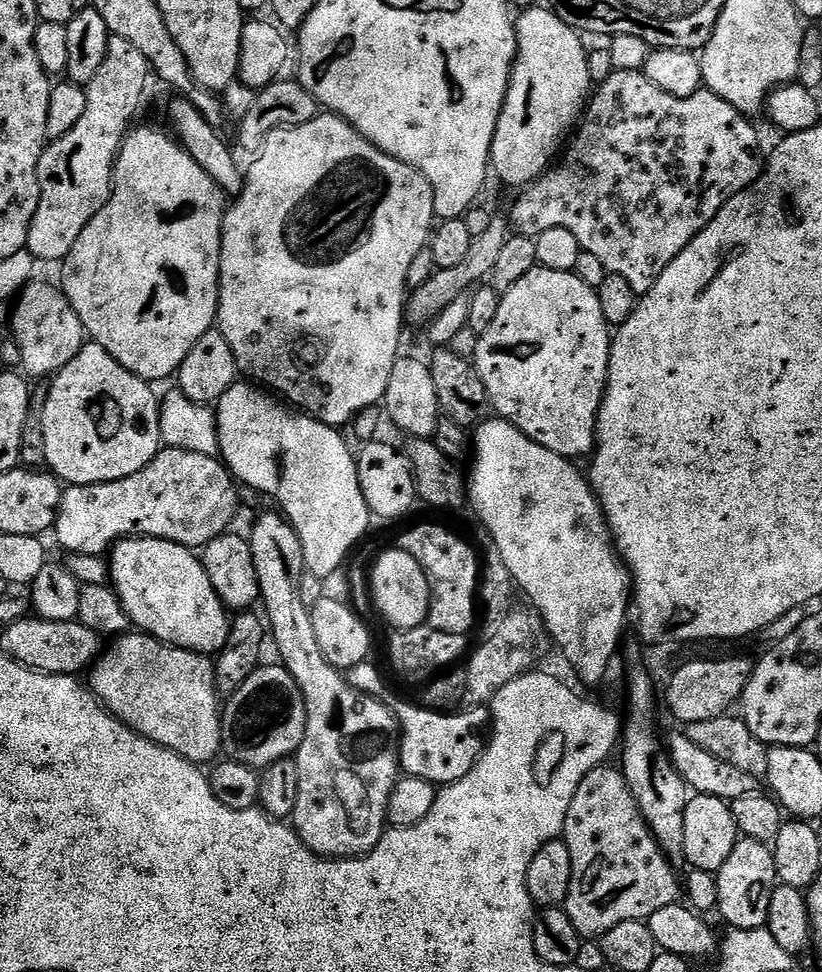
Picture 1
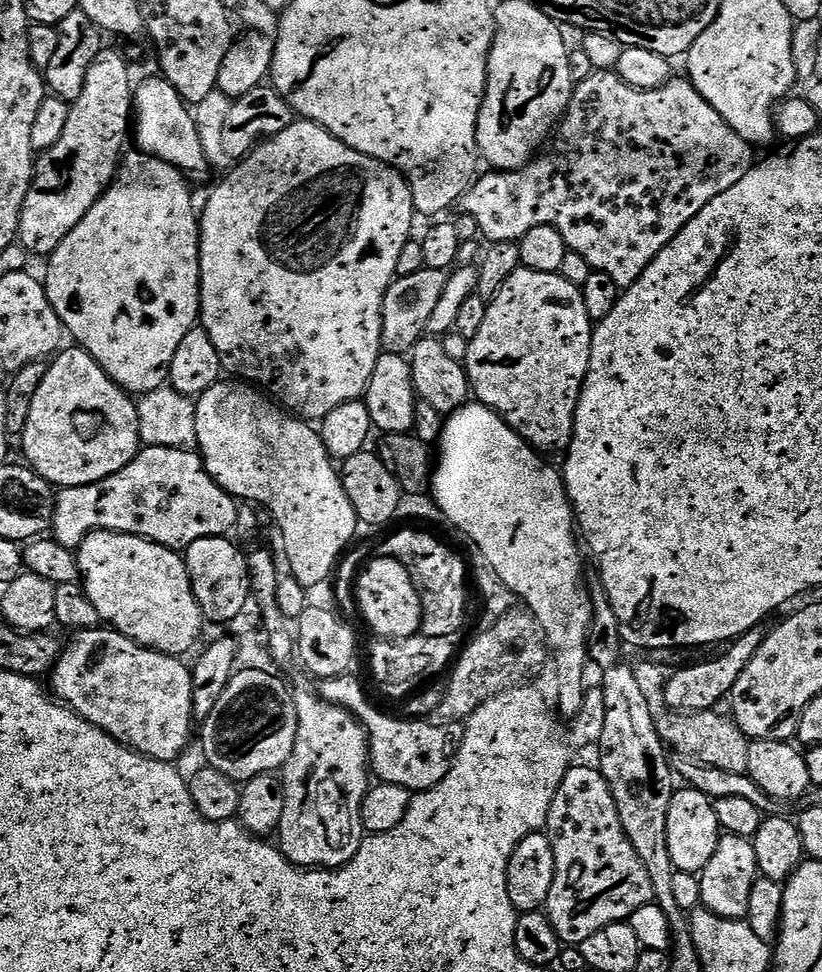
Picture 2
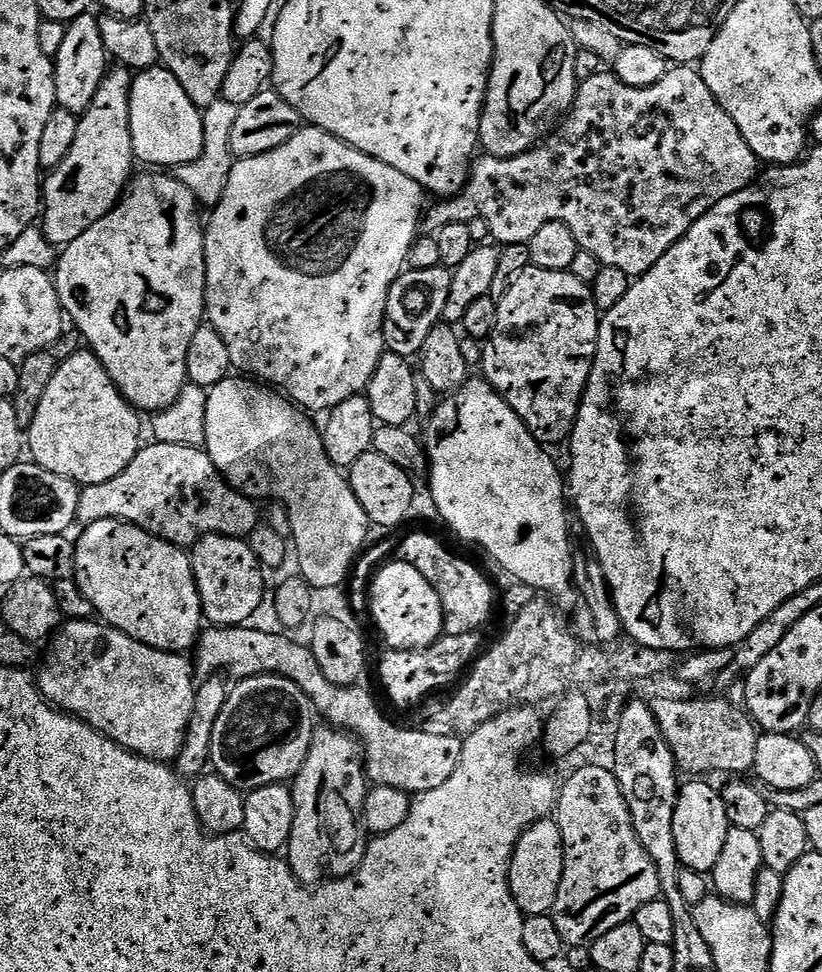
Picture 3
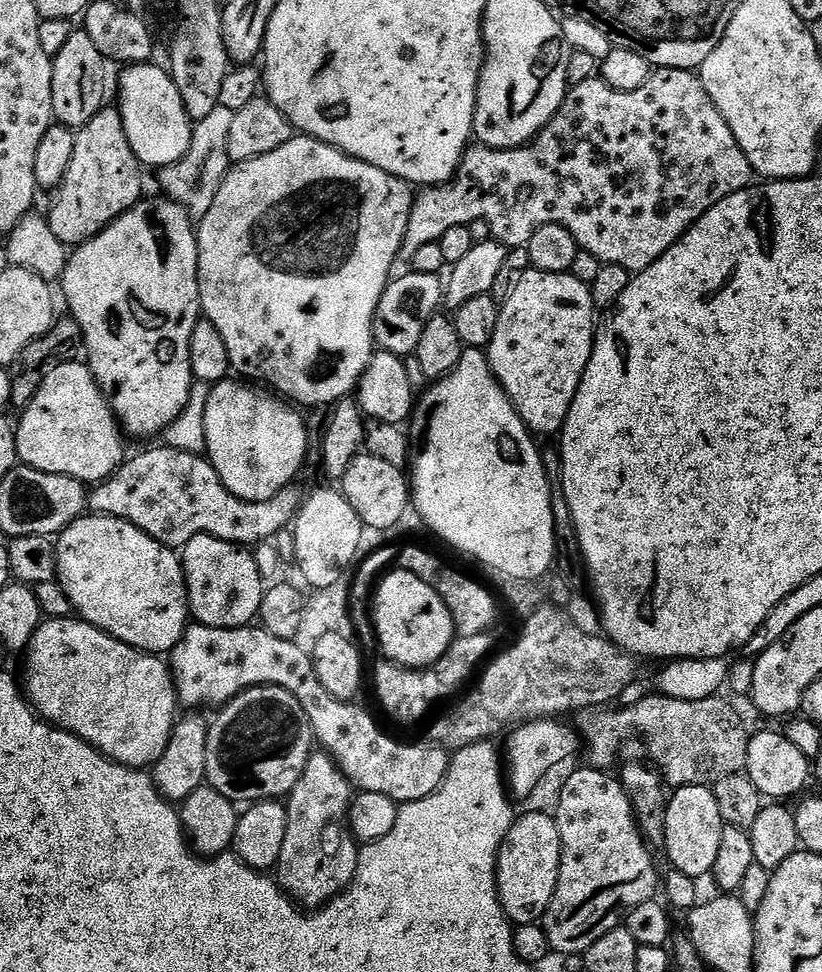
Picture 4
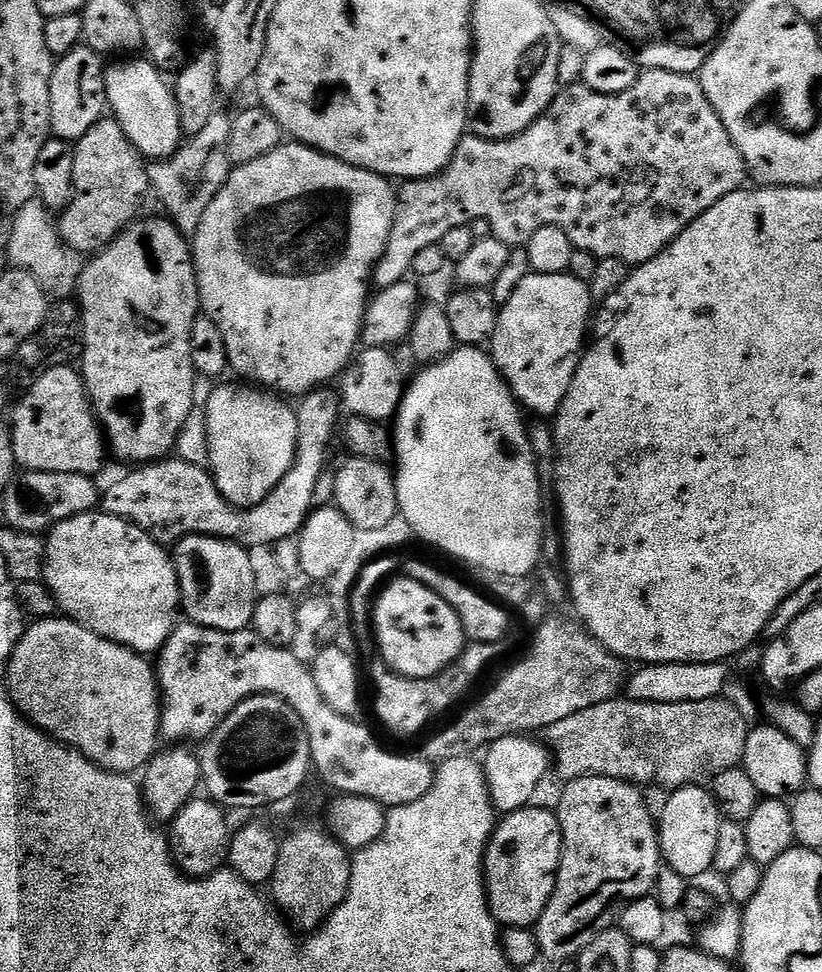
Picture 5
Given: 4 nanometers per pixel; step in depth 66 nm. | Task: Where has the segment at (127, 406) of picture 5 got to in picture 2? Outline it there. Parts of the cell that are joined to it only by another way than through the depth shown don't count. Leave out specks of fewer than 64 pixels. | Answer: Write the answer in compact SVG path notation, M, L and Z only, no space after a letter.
M132 150L121 159L120 167L116 170L116 178L112 185L100 197L100 201L62 238L62 242L47 257L48 273L42 276L42 283L50 298L50 304L64 324L67 335L72 336L77 345L89 352L102 366L102 370L116 383L119 388L129 394L145 394L165 387L170 376L170 369L174 362L174 354L178 354L178 346L182 346L182 338L190 334L192 328L197 327L200 318L200 216L198 204L192 201L192 192L184 181L185 173L173 164L149 156L147 153Z

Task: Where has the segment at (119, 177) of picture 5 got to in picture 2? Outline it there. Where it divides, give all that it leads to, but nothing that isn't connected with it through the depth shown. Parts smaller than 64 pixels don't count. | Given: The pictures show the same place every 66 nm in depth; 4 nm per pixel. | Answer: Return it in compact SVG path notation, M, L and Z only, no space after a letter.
M112 48L106 49L104 56L97 55L88 68L82 94L69 107L62 138L58 138L58 142L54 142L54 146L47 152L39 153L34 164L32 188L26 194L18 237L18 244L33 257L51 256L62 238L66 238L66 234L70 234L70 230L74 230L74 226L78 226L78 222L90 214L104 191L112 185L125 151L124 143L130 140L130 125L134 120L133 97L134 81L132 82L132 72L128 69L127 58L119 56Z

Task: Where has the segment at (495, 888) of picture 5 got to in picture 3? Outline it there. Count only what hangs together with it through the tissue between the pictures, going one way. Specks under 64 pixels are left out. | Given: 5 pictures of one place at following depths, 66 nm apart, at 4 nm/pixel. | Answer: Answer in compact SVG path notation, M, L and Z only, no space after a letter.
M541 818L520 835L508 861L508 893L525 917L546 916L556 902L556 891L564 869L564 844L555 819Z

